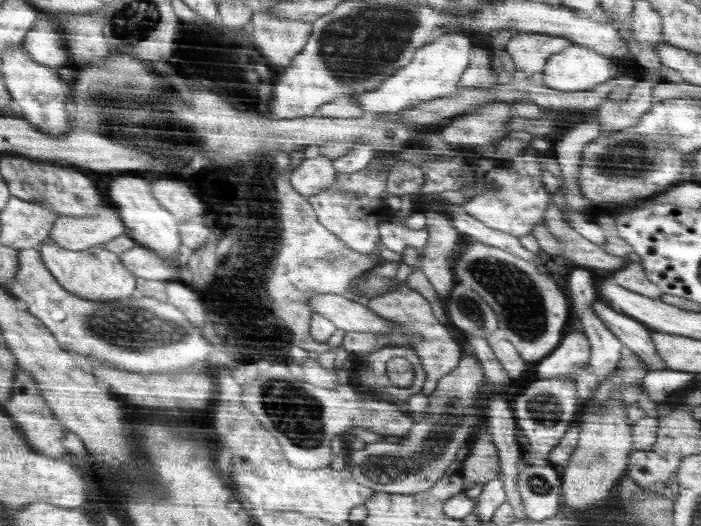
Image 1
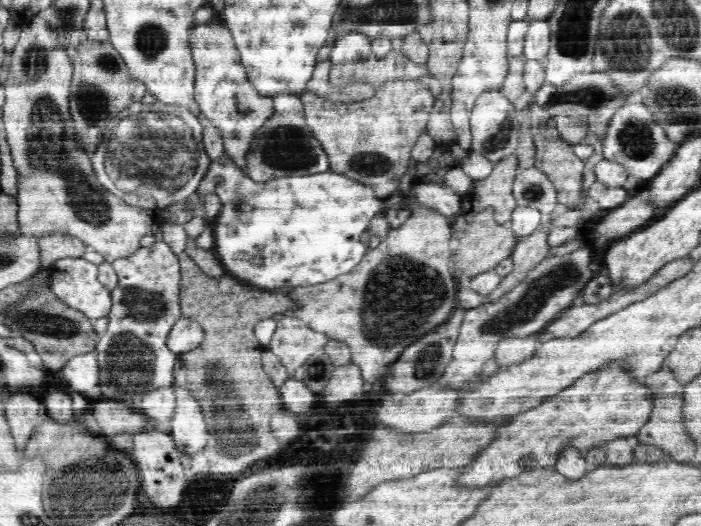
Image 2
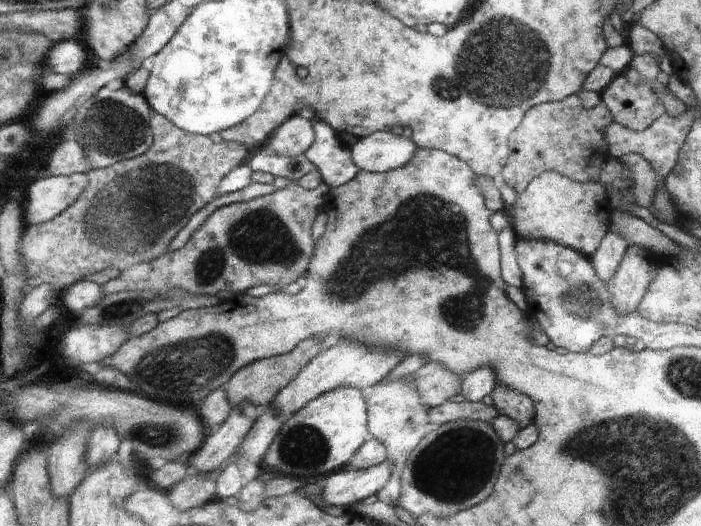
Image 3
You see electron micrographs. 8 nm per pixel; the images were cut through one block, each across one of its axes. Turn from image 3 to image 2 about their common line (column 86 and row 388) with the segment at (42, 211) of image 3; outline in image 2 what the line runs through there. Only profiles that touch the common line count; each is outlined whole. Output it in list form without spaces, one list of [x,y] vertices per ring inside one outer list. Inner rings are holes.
[[[174,386],[176,394],[176,410],[172,416],[172,430],[168,430],[176,442],[176,446],[188,454],[194,454],[204,448],[204,440],[208,438],[206,420],[200,408],[200,402],[188,388]]]

